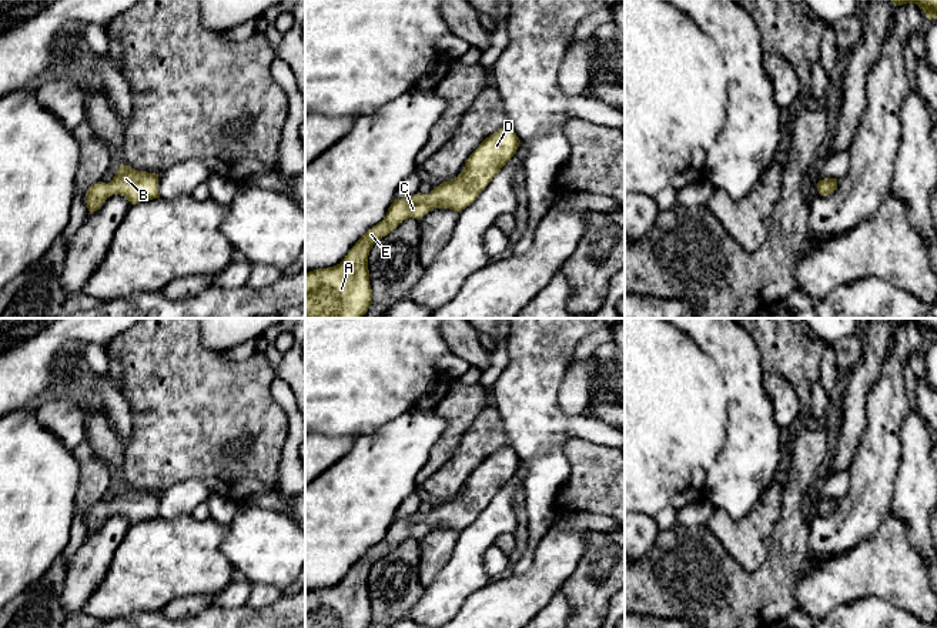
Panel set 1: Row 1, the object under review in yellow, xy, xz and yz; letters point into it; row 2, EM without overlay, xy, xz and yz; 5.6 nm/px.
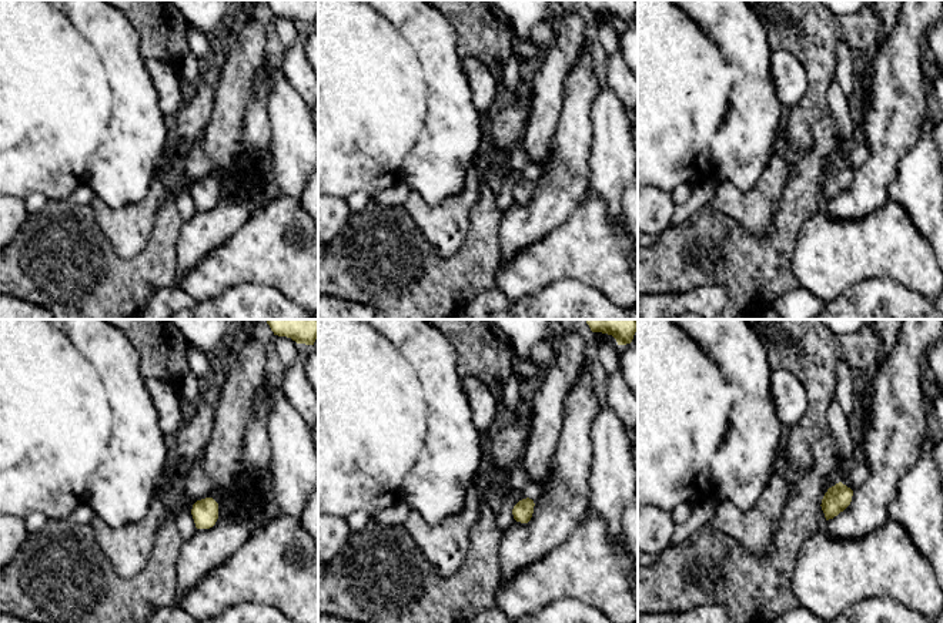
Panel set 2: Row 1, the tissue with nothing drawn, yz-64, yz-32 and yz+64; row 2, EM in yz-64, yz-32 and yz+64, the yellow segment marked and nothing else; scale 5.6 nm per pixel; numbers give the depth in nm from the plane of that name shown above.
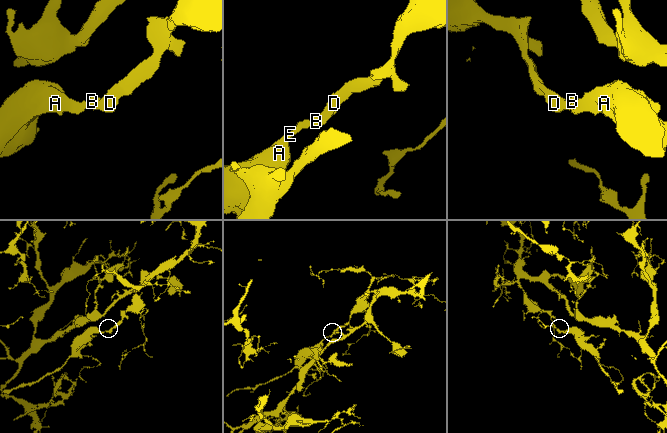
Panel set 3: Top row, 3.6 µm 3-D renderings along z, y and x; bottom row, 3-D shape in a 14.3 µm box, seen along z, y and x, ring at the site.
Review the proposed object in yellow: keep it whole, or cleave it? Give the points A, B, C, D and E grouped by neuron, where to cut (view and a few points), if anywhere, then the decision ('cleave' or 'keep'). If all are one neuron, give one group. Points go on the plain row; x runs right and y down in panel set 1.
A B C D E | no cut | keep

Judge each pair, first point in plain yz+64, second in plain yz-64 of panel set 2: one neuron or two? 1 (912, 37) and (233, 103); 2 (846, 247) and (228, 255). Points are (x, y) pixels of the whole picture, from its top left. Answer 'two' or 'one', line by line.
1: two
2: one

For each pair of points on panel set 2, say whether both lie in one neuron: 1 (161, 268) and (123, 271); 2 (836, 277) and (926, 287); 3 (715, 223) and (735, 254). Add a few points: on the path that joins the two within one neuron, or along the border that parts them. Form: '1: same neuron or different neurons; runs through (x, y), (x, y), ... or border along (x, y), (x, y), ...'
1: same neuron; runs through (151, 270), (133, 271)
2: same neuron; runs through (859, 265), (903, 265)
3: same neuron; runs through (715, 230), (715, 234), (728, 247)

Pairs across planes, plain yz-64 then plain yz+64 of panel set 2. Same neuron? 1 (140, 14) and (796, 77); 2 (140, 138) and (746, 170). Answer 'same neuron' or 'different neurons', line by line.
1: different neurons
2: same neuron

